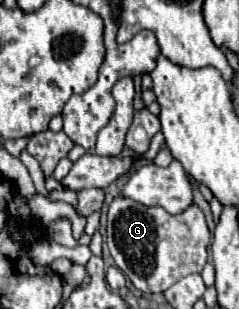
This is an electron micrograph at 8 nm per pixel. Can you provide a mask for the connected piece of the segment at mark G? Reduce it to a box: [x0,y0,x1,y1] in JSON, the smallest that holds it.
[107,197,211,293]

